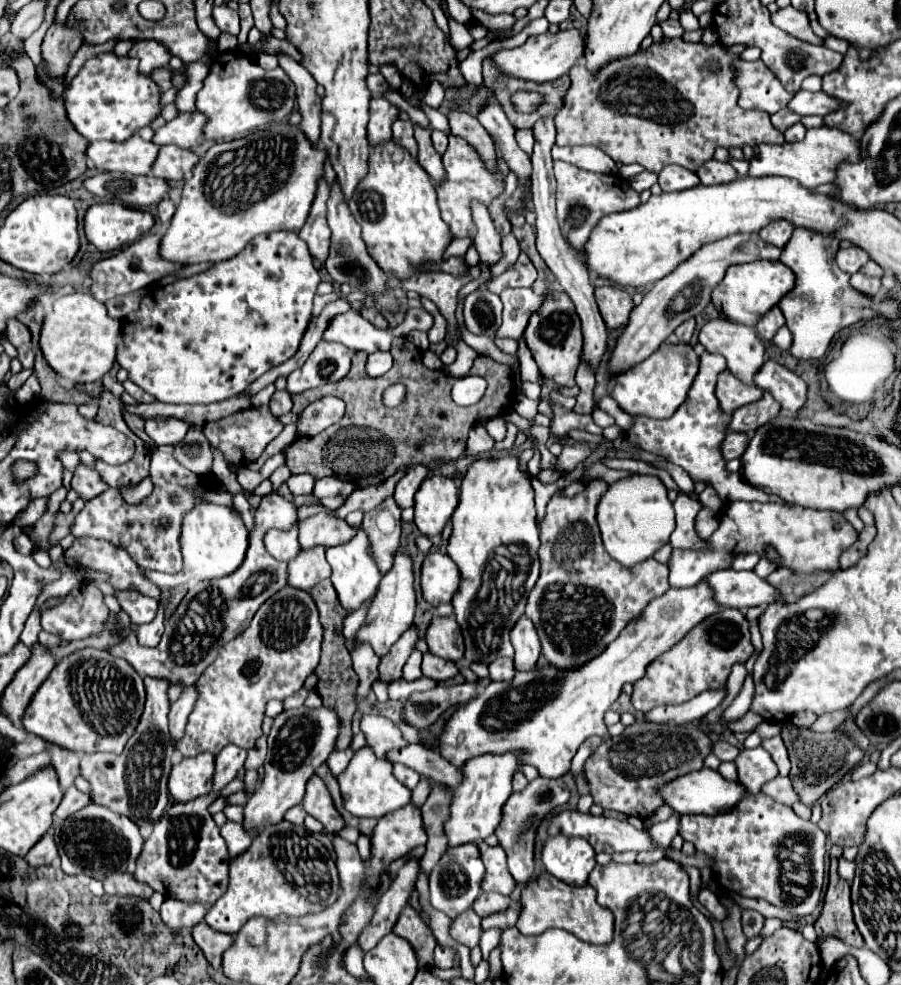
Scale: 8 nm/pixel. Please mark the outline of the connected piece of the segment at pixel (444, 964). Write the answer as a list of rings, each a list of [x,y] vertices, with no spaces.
[[[438,944],[434,950],[434,966],[436,968],[452,968],[456,962],[458,952],[452,946],[442,946]]]

